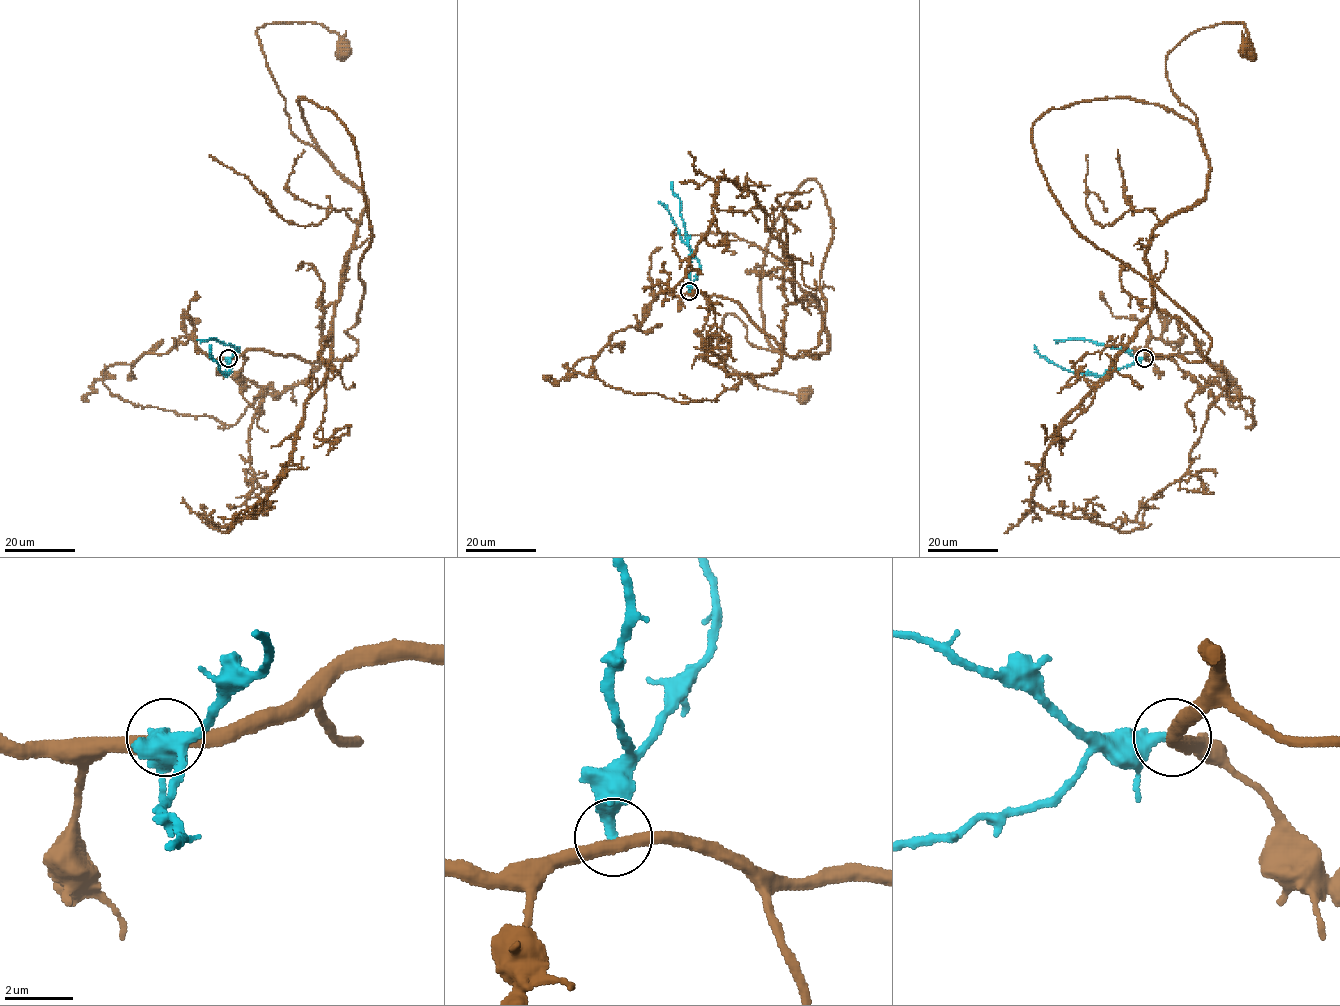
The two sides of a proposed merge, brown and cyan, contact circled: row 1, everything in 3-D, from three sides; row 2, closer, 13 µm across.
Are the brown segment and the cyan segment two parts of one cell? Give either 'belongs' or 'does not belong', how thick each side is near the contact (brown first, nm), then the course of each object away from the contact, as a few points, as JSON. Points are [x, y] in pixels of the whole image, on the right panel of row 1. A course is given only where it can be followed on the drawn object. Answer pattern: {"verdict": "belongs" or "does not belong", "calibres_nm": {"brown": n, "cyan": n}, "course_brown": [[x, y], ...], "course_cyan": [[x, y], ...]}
{"verdict": "does not belong", "calibres_nm": {"brown": 400, "cyan": 340}, "course_brown": [[1144, 358], [1204, 360], [1156, 307], [1146, 256], [1208, 183], [1167, 55], [1226, 22], [1244, 24], [1247, 51]], "course_cyan": [[1144, 358], [1110, 369], [1102, 375], [1093, 375], [1058, 366], [1041, 356], [1034, 345]]}

